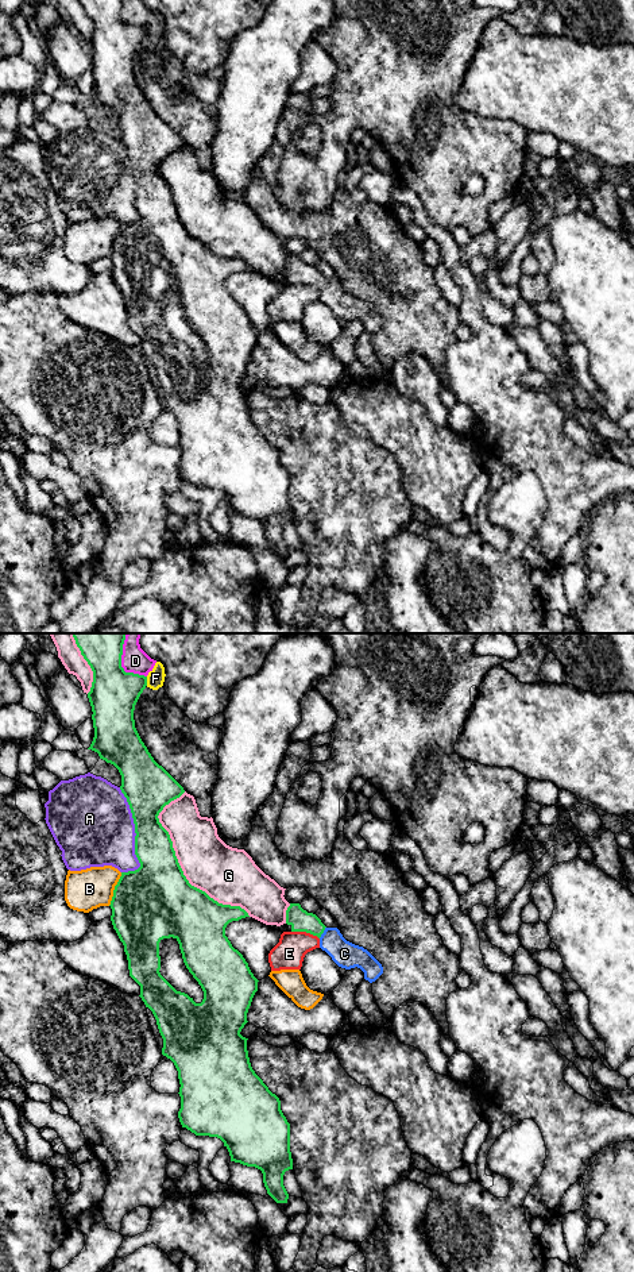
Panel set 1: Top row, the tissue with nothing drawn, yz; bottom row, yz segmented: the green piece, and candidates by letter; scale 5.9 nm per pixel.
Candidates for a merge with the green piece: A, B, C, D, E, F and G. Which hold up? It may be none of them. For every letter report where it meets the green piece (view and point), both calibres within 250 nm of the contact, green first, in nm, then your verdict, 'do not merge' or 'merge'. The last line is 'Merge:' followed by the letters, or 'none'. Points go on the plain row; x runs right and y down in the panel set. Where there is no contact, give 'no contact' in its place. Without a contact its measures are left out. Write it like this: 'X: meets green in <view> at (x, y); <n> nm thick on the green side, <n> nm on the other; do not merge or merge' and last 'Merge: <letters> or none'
A: meets green in yz at (135, 184); 260 nm thick on the green side, 460 nm on the other; do not merge
B: meets green in yz at (115, 241); 440 nm thick on the green side, 240 nm on the other; do not merge
C: meets green in yz at (323, 284); 130 nm thick on the green side, 160 nm on the other; merge
D: meets green in yz at (123, 22); 280 nm thick on the green side, 150 nm on the other; do not merge
E: meets green in yz at (305, 282); 130 nm thick on the green side, 180 nm on the other; do not merge
F: meets green in yz at (146, 33); 280 nm thick on the green side, 110 nm on the other; do not merge
G: meets green in yz at (180, 218); 440 nm thick on the green side, 320 nm on the other; do not merge
Merge: C

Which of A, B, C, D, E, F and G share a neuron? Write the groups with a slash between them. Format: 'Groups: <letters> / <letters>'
Groups: A / B / C / D F / E / G

